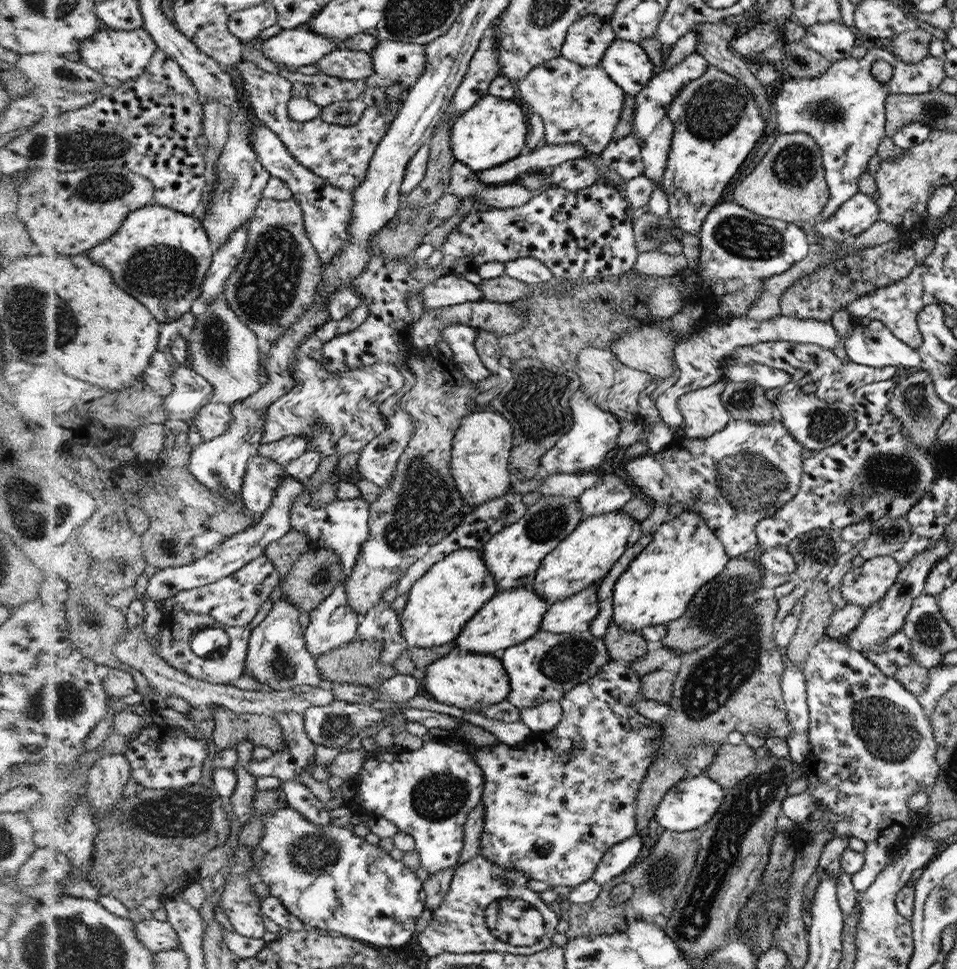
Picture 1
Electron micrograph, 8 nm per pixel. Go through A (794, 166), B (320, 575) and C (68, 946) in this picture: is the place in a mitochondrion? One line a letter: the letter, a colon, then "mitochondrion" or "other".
A: mitochondrion
B: mitochondrion
C: mitochondrion

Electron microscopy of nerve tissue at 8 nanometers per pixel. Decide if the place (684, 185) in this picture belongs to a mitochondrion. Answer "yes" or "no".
no

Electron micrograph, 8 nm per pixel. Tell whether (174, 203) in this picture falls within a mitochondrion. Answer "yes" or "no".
no

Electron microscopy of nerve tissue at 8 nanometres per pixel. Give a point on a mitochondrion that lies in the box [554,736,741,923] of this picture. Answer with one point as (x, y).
(664, 878)

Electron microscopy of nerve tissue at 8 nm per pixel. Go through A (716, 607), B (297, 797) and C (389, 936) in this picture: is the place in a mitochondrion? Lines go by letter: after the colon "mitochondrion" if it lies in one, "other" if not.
A: mitochondrion
B: other
C: other

